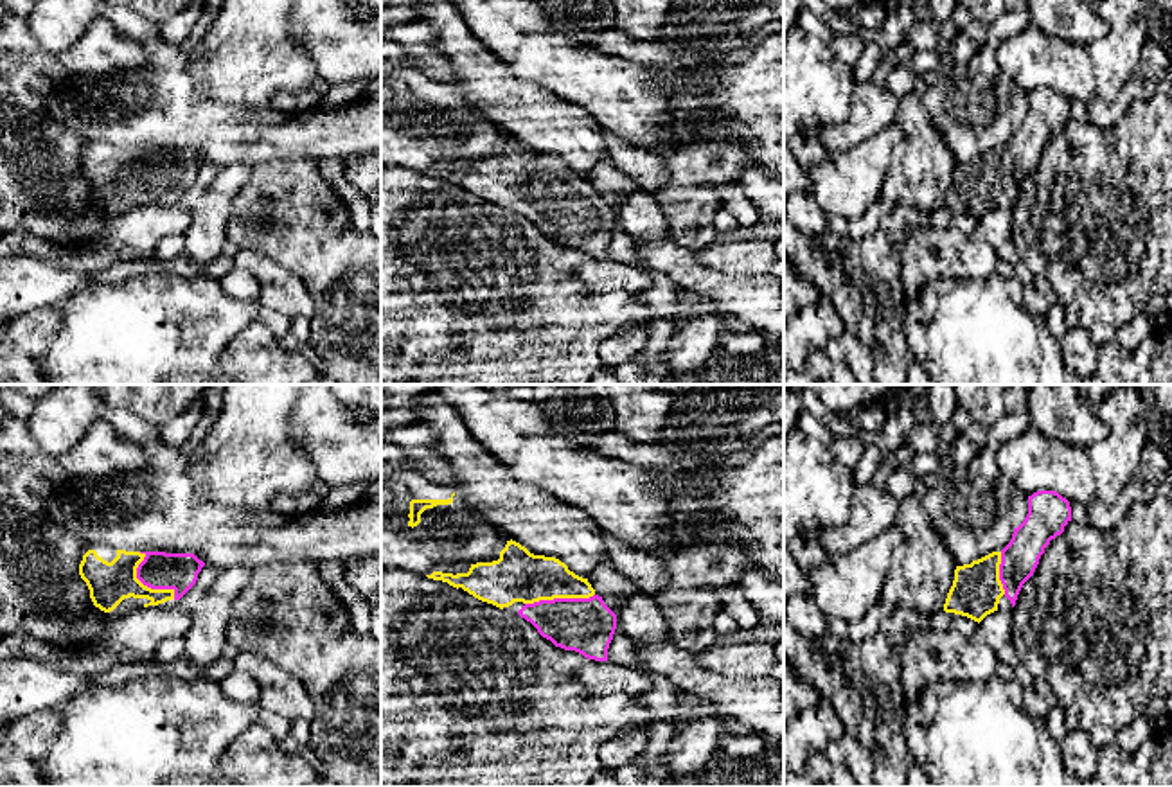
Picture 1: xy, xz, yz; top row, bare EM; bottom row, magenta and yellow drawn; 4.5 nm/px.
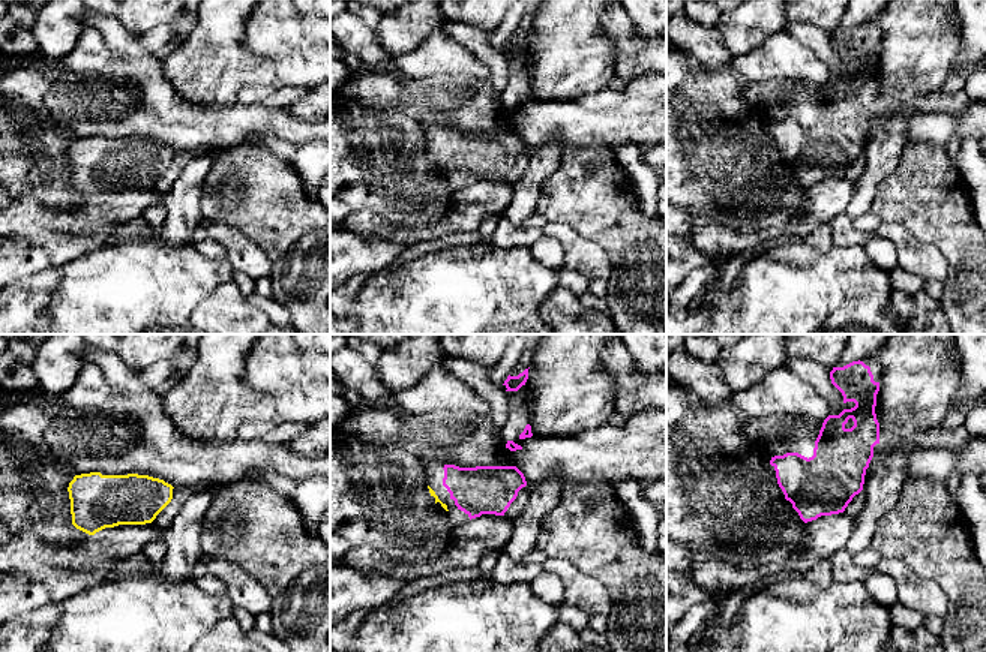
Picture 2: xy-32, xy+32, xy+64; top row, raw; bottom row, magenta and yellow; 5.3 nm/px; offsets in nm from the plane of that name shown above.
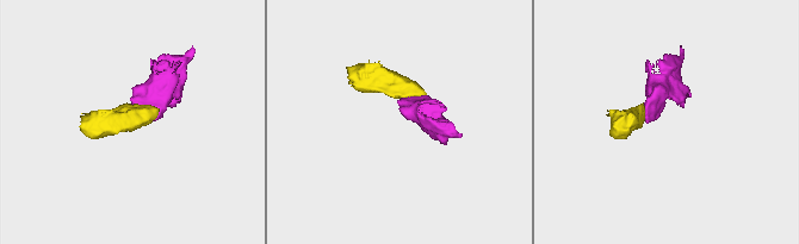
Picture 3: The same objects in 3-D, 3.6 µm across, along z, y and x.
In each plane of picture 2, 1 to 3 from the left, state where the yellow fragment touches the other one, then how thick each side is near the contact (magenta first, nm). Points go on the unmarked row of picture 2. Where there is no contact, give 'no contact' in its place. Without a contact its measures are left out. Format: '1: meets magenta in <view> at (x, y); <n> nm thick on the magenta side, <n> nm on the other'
1: no contact
2: no contact
3: no contact

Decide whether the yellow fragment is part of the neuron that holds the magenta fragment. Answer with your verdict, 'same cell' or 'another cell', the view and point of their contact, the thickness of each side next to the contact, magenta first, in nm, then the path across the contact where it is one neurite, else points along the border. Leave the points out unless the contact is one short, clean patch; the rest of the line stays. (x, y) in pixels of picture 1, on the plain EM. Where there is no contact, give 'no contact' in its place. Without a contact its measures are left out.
same cell; contact xy (144, 182); calibres 170 and 190 nm; way xy (159, 168), (144, 182), (110, 180)

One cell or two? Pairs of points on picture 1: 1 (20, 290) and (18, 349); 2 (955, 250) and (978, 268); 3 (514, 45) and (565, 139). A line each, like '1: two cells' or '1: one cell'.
1: two cells
2: one cell
3: two cells

